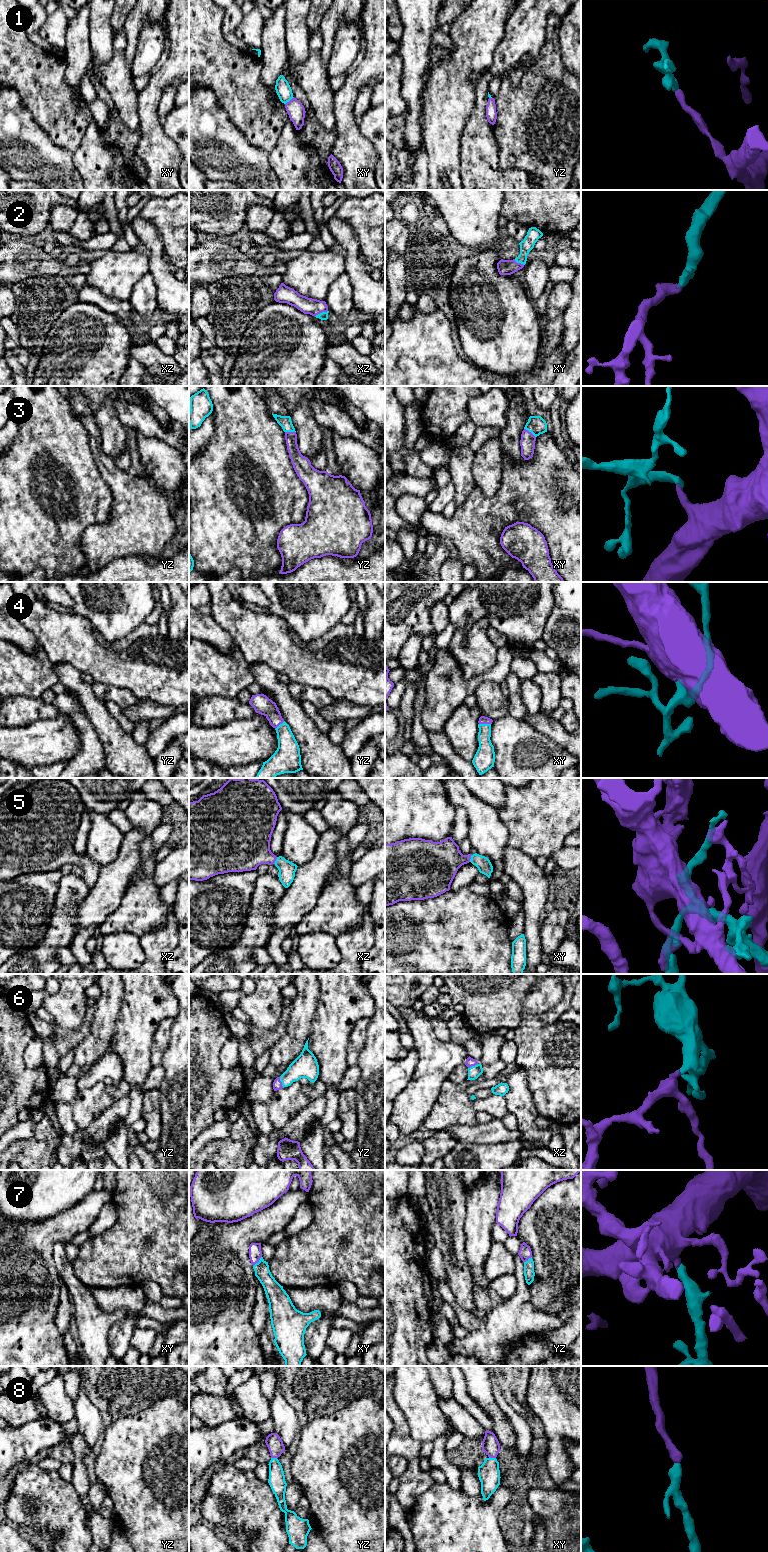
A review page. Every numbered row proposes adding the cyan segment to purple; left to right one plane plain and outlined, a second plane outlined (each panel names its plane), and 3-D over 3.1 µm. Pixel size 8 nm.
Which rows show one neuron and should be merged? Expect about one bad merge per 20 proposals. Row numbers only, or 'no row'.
2, 3, 4, 5, 6, 7, 8

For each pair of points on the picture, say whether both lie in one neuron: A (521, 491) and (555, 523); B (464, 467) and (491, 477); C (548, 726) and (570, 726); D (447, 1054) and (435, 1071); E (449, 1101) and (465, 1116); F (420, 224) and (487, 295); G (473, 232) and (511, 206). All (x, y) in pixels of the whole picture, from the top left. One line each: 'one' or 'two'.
A: one
B: two
C: two
D: one
E: one
F: one
G: two

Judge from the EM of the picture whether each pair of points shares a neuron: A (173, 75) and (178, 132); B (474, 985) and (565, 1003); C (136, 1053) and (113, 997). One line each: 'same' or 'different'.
A: different
B: same
C: different

